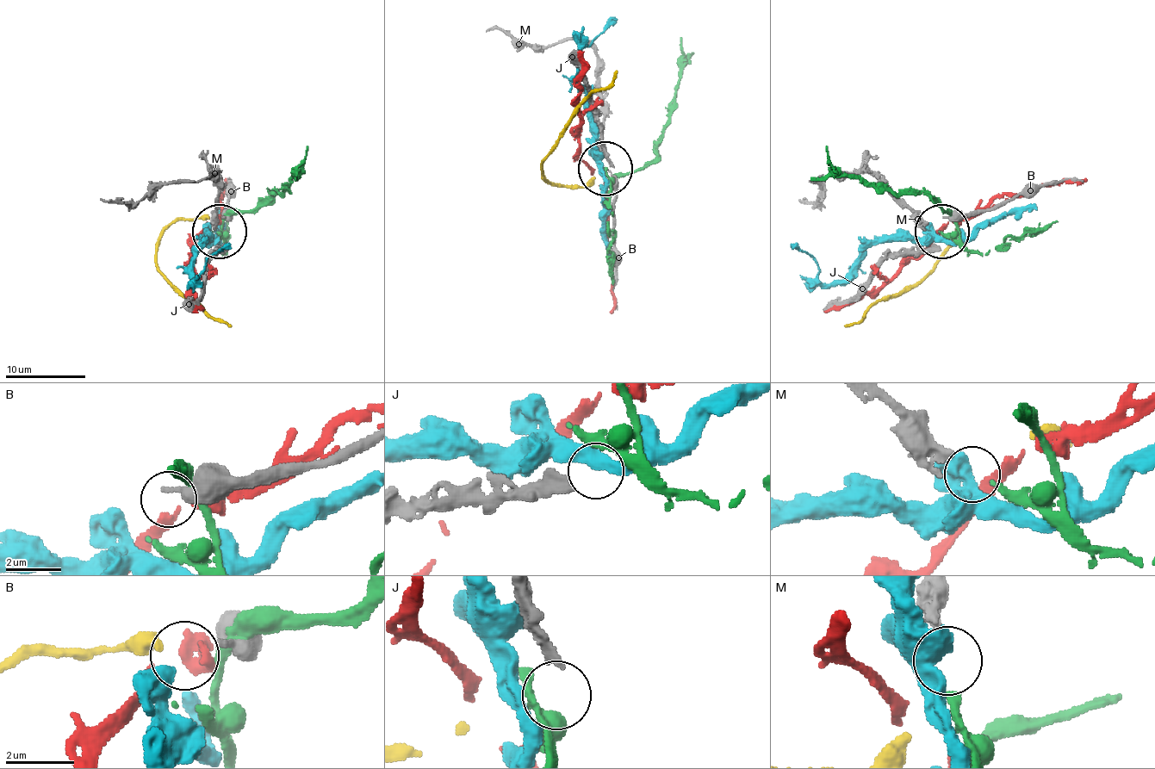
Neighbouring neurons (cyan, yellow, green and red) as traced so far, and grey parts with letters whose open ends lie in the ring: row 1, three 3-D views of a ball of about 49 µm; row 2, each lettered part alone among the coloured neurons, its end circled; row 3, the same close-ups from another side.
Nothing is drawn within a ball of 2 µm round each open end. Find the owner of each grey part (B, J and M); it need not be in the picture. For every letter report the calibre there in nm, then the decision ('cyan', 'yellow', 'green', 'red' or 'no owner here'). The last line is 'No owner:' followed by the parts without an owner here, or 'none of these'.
B: 140 nm thick; yellow
J: 360 nm thick; no owner here
M: 240 nm thick; green
No owner: J

